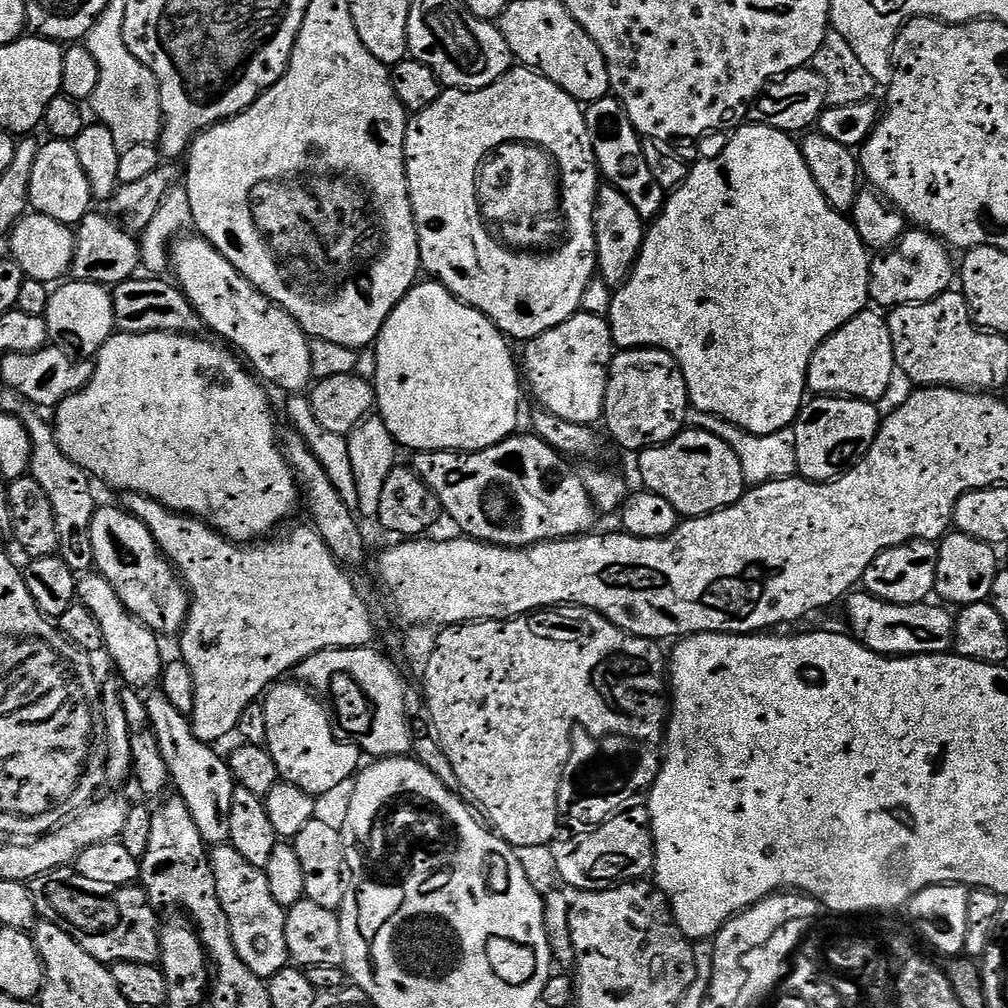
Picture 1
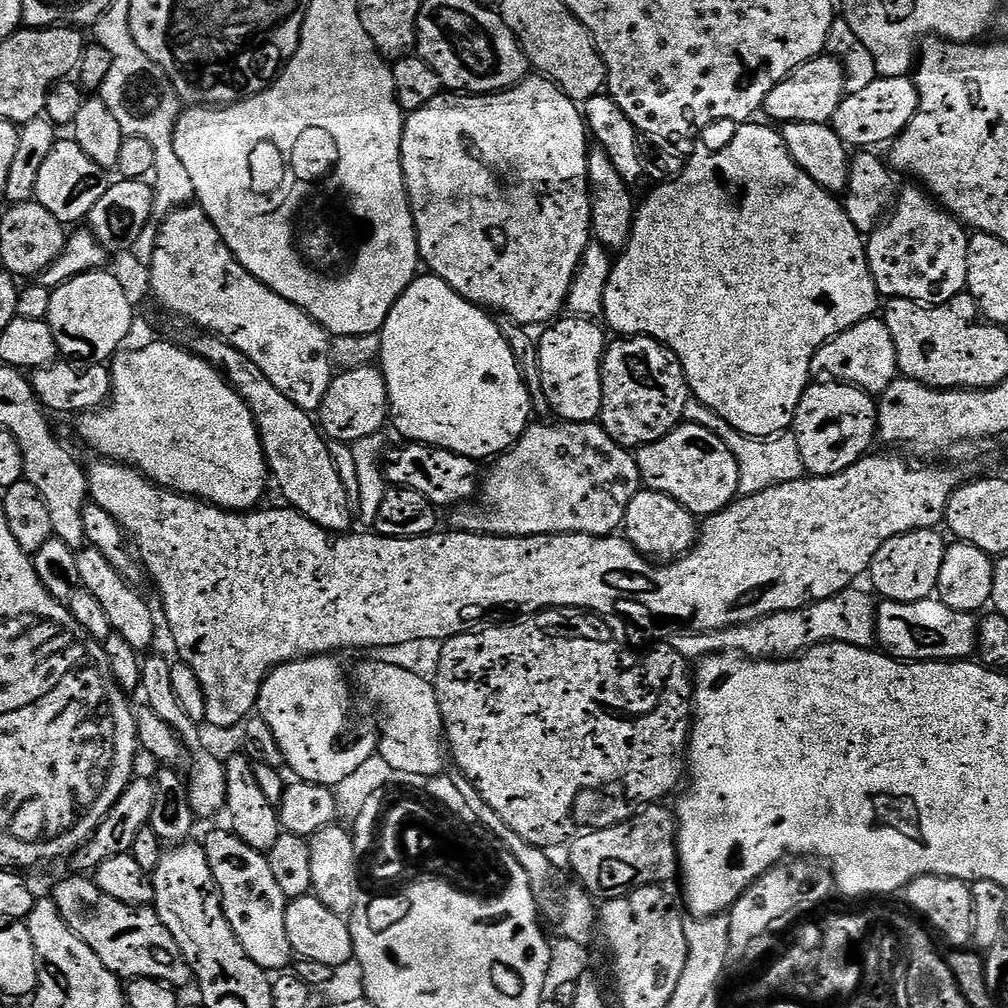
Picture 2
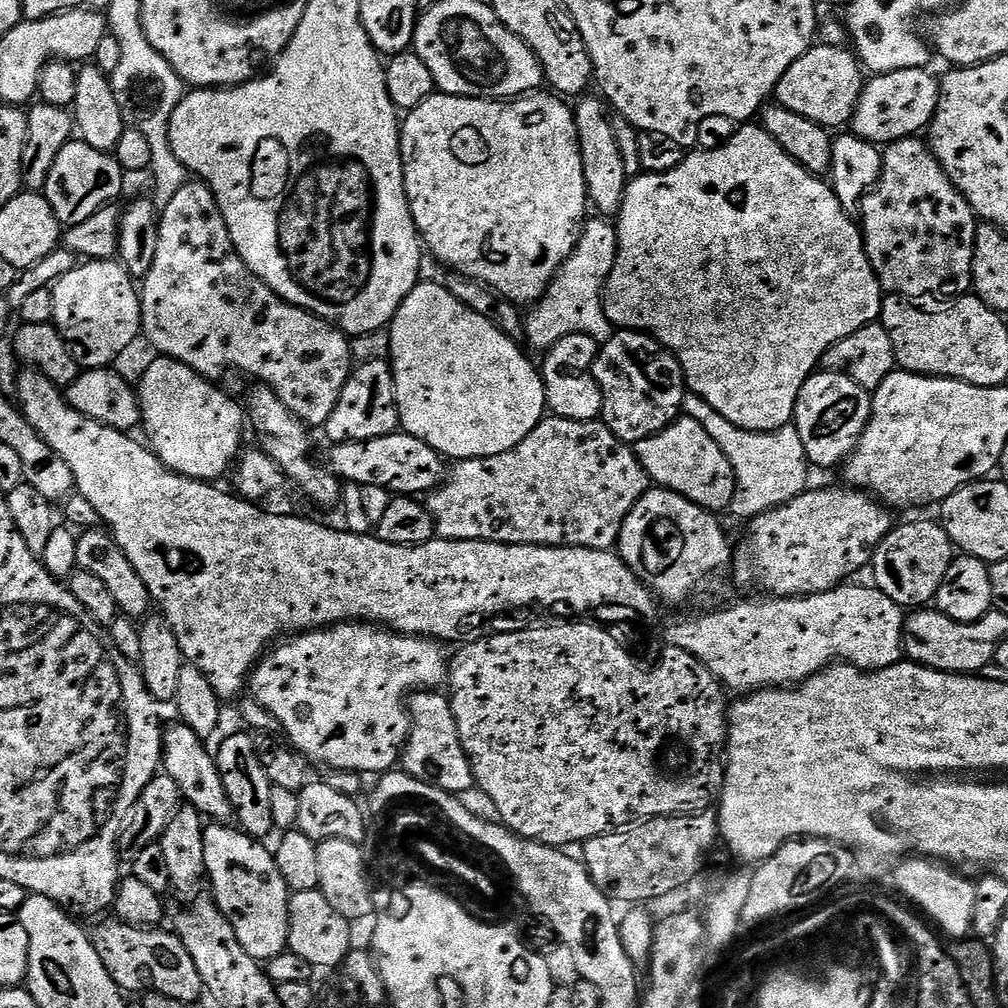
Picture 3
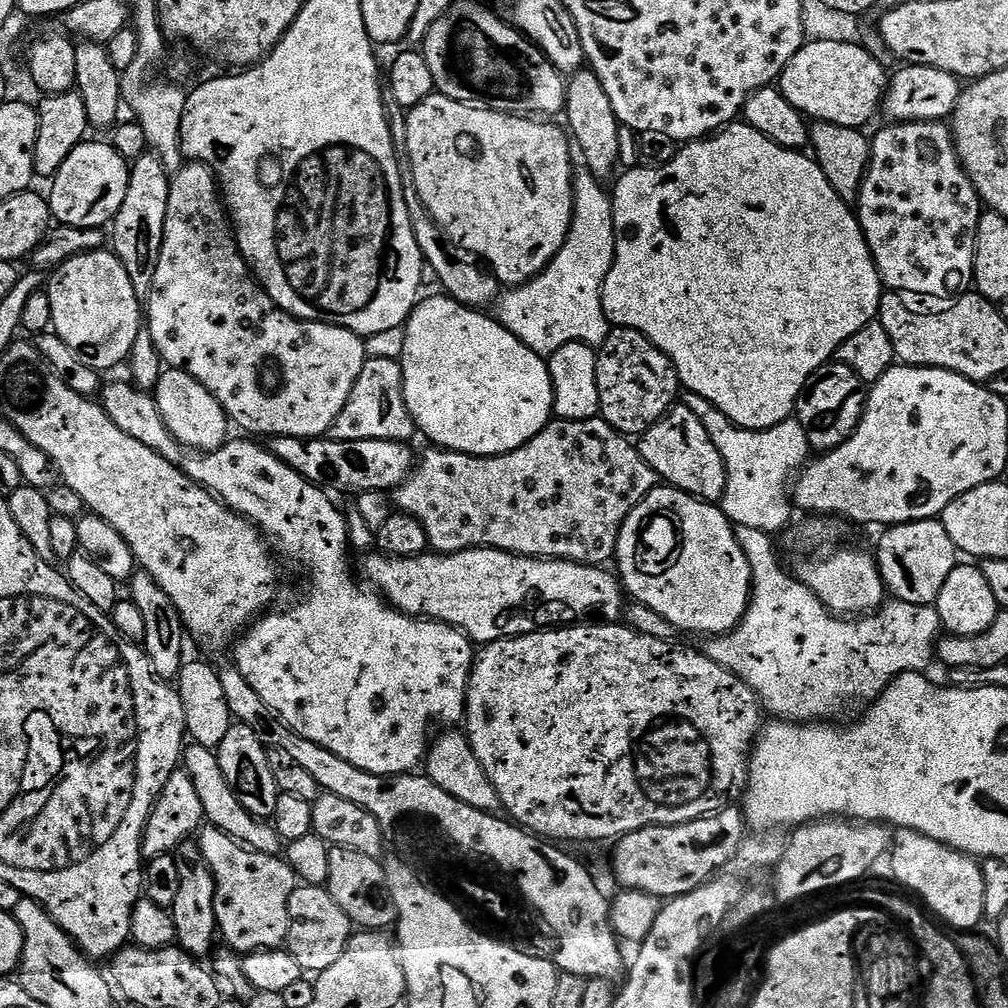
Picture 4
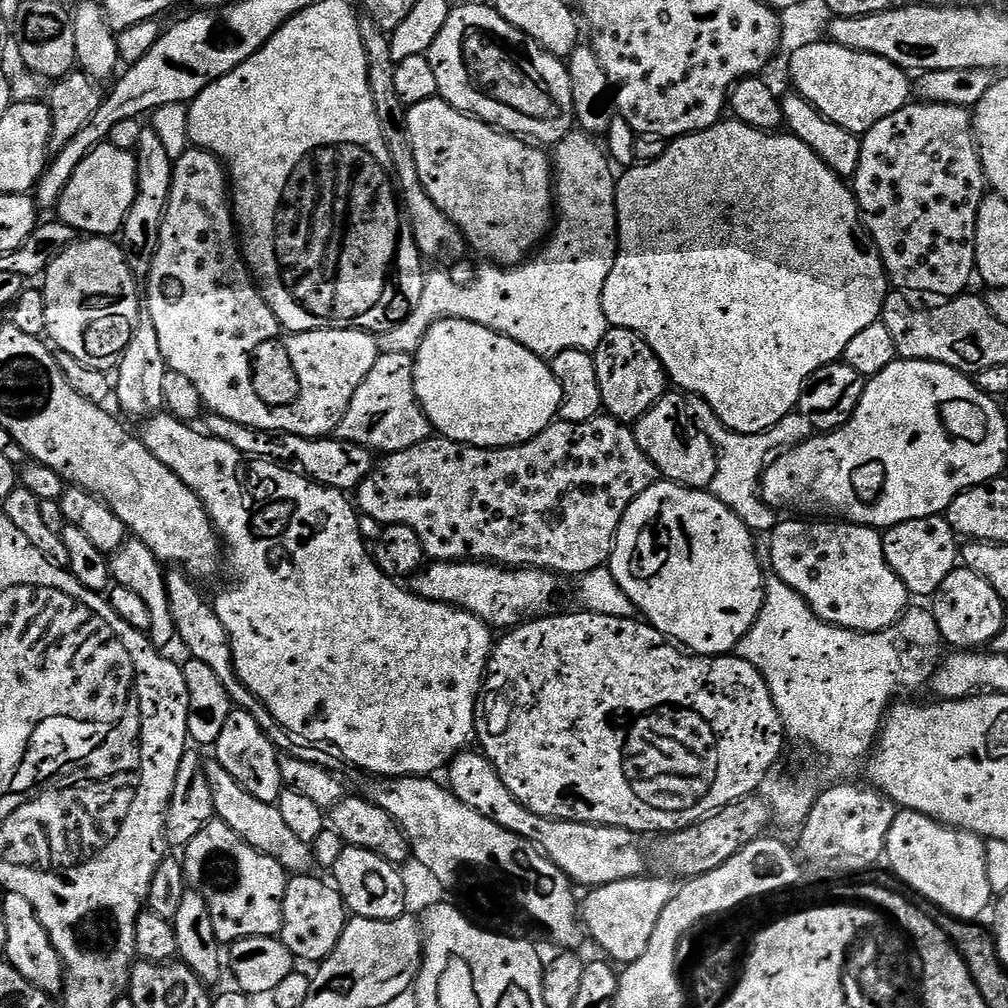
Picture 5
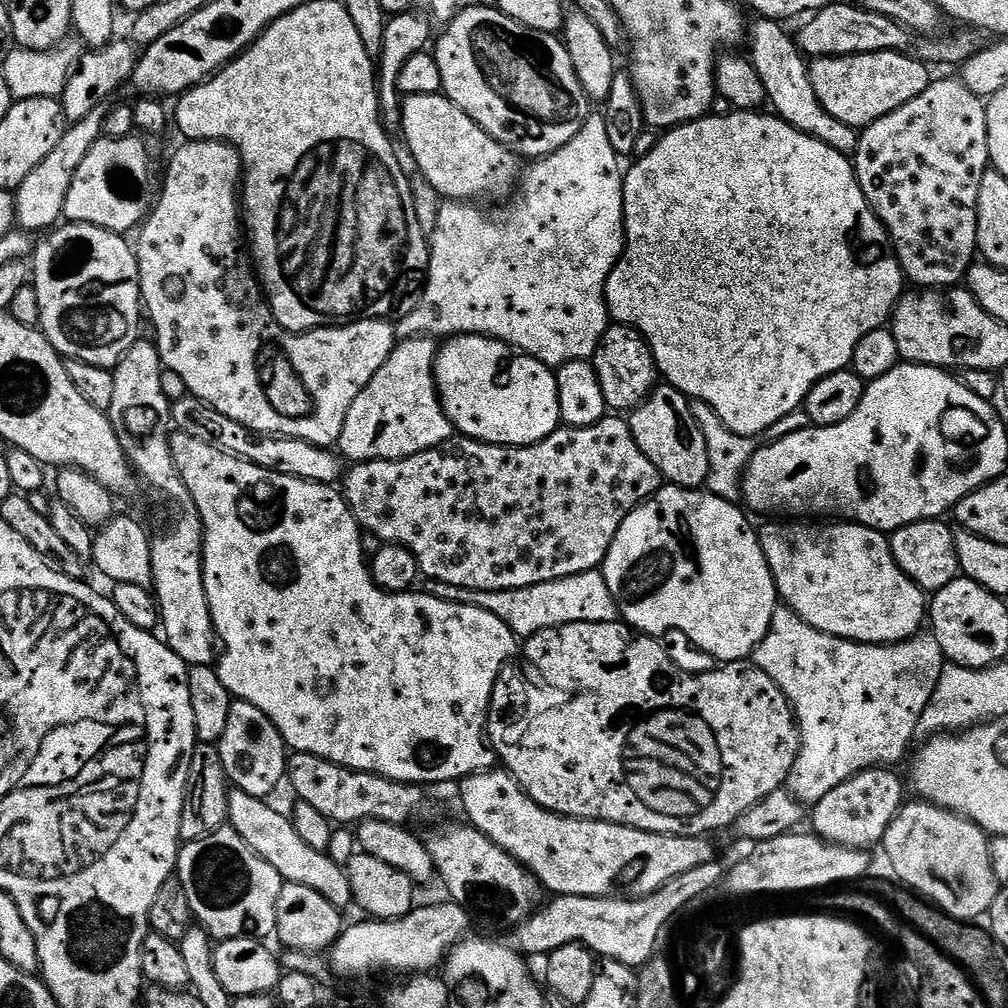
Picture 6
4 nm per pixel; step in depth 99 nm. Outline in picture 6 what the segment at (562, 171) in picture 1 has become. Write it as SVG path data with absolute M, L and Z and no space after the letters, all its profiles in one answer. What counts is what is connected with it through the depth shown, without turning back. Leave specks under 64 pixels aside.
M443 94L409 96L400 113L402 137L417 164L419 175L452 202L476 202L479 196L511 197L522 175L516 153L502 146Z

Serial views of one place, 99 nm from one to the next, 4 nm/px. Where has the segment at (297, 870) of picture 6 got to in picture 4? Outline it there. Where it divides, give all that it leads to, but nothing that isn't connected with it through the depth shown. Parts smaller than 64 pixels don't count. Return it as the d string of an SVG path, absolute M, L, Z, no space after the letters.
M189 743L182 754L182 764L184 770L192 776L195 789L198 790L198 798L202 798L202 810L211 827L220 828L226 835L233 836L241 844L253 848L256 852L267 856L281 855L282 841L275 827L261 817L252 816L242 806L242 802L236 797L236 792L226 782L221 764L218 763L213 749L201 744Z

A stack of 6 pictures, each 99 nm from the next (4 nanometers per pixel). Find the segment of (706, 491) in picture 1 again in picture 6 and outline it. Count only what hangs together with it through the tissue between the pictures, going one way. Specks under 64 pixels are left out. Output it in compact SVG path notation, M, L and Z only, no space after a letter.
M667 382L661 383L652 389L639 408L631 409L628 425L634 434L634 442L638 442L638 450L642 450L646 458L654 462L669 485L694 489L707 485L710 458L706 438L692 413L692 400L683 392Z

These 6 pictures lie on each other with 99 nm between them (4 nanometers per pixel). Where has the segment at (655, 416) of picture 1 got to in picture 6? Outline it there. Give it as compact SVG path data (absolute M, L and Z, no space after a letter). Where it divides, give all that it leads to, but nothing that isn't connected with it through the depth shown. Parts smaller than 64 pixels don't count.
M613 323L605 330L603 340L596 347L594 367L602 386L602 394L612 410L639 408L658 384L656 359L652 357L648 341L635 328L622 324Z

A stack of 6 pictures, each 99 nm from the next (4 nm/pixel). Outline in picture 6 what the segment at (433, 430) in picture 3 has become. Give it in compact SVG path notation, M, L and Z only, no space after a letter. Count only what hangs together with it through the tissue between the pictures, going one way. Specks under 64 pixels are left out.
M461 334L447 337L436 353L436 387L440 389L440 404L453 429L469 440L500 444L503 448L525 448L542 442L562 424L555 371L491 336Z

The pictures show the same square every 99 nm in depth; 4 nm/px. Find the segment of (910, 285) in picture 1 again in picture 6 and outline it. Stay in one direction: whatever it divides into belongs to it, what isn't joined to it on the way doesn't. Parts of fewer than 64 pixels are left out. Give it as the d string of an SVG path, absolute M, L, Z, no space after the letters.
M953 78L953 80L936 80L933 79L931 83L929 83L928 89L924 91L922 94L918 94L918 98L914 98L910 102L906 102L902 107L898 110L894 110L890 114L886 114L880 120L876 120L869 126L869 128L863 129L859 133L858 139L856 141L856 150L854 153L854 167L856 169L856 177L858 178L858 182L862 186L862 194L866 194L866 202L870 202L872 204L872 209L878 214L878 218L884 223L884 229L888 232L889 238L891 238L892 243L896 249L896 257L898 258L898 262L902 266L902 270L904 271L905 277L909 281L912 280L913 285L919 286L924 290L947 290L953 286L959 285L961 281L965 279L968 275L969 268L972 267L974 261L978 256L978 249L976 247L976 235L978 234L978 190L982 186L982 178L984 177L984 173L989 171L990 161L988 158L988 127L986 126L986 114L988 113L985 101L981 99L979 96L975 96L973 92L971 92L968 87L964 85L964 81L959 78Z

